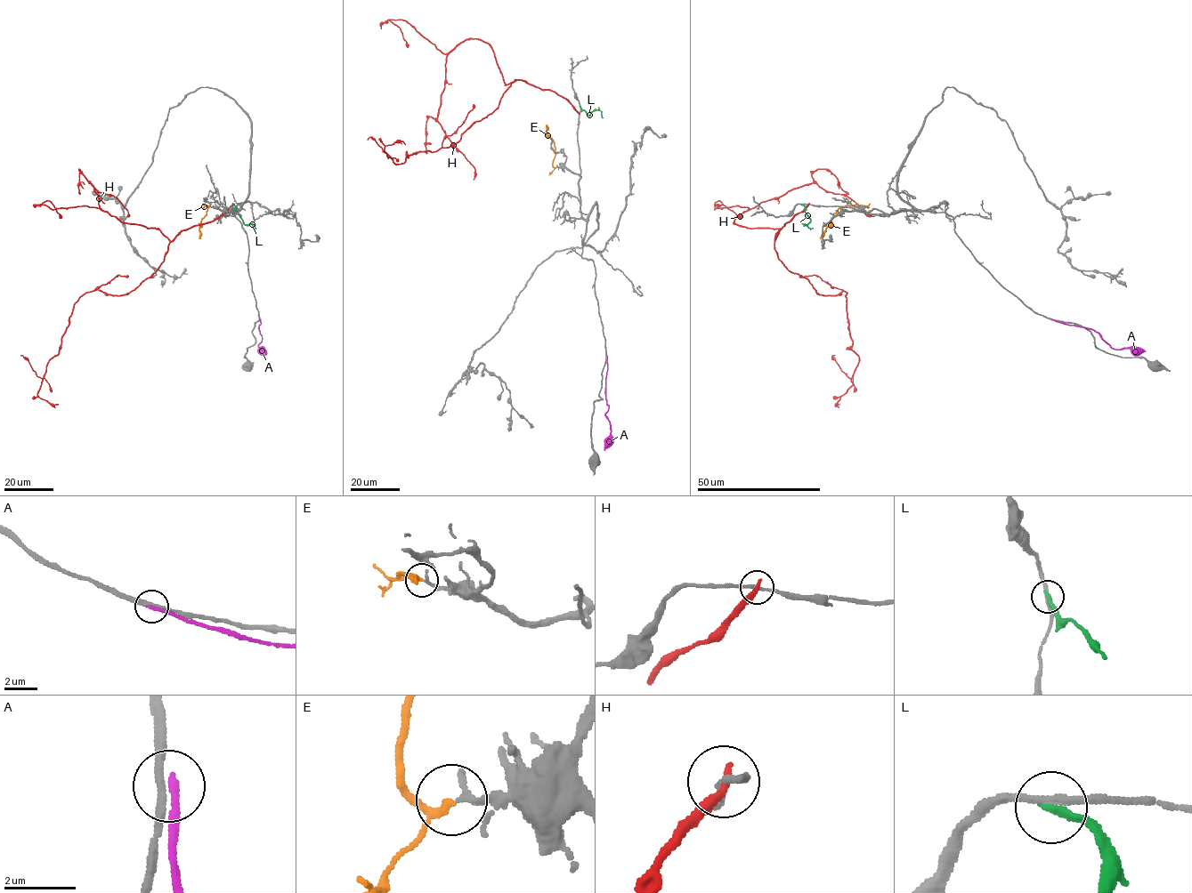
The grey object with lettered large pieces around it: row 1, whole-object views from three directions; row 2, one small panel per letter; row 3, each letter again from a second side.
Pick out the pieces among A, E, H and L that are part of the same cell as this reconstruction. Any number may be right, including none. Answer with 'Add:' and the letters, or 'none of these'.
Add: E

